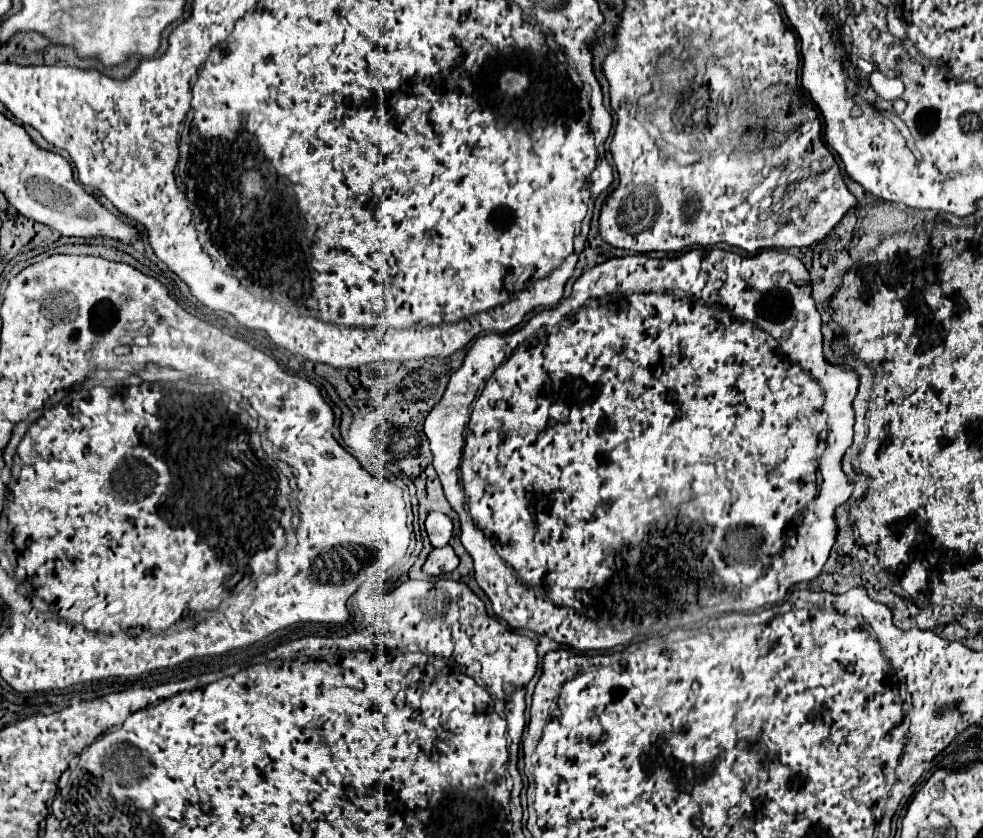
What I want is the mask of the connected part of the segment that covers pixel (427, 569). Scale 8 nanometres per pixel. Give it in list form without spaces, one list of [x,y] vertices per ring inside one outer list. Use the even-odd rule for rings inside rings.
[[[443,546],[443,548],[433,548],[423,564],[423,572],[429,576],[441,576],[441,574],[449,574],[457,568],[459,558],[455,556],[451,546]]]

